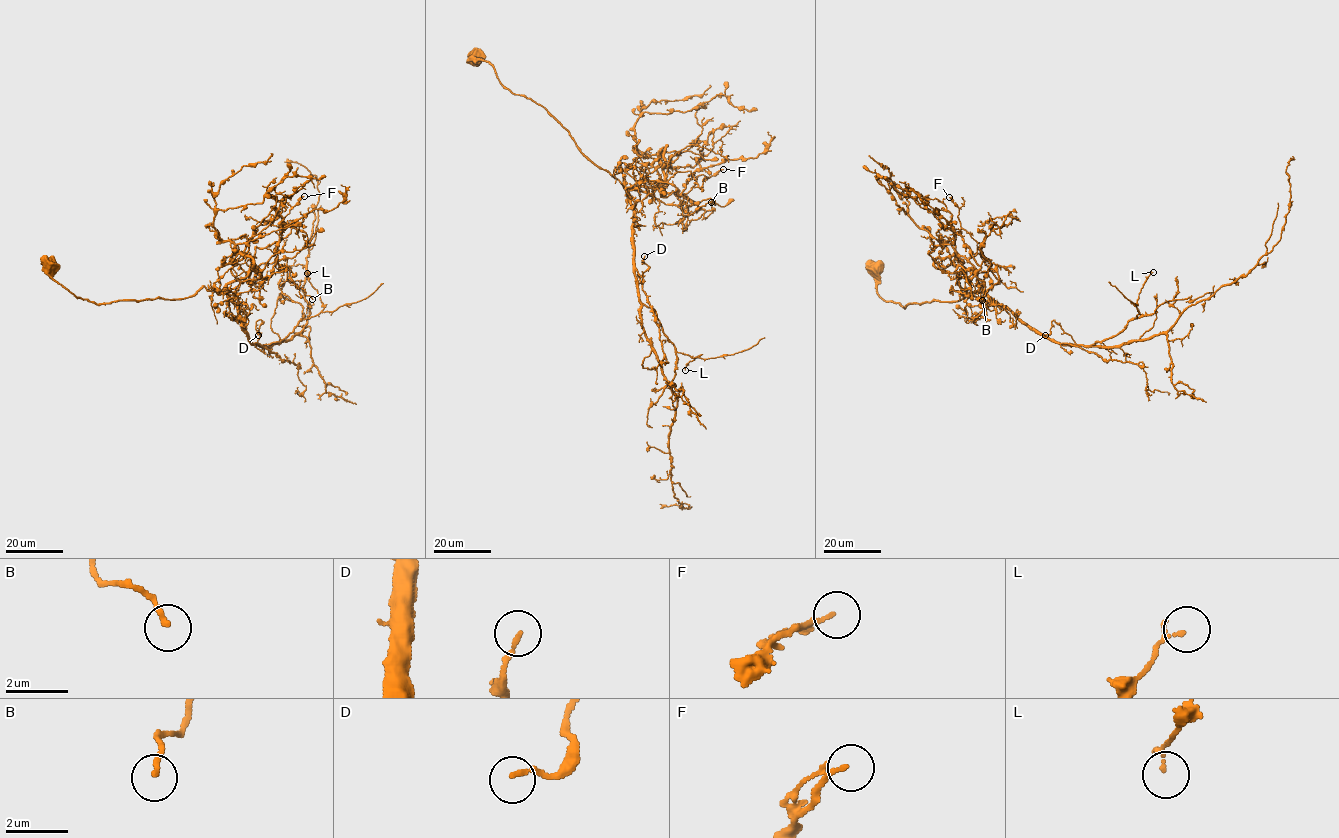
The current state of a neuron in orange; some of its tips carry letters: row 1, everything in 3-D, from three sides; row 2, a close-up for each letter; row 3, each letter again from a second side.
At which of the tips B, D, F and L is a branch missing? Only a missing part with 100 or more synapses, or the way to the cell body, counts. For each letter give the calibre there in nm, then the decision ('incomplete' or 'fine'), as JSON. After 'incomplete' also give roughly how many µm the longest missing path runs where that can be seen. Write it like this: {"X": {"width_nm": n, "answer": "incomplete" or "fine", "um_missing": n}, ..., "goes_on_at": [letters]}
{"B": {"width_nm": 150, "answer": "fine"}, "D": {"width_nm": 140, "answer": "fine"}, "F": {"width_nm": 130, "answer": "fine"}, "L": {"width_nm": 90, "answer": "fine"}, "goes_on_at": []}

